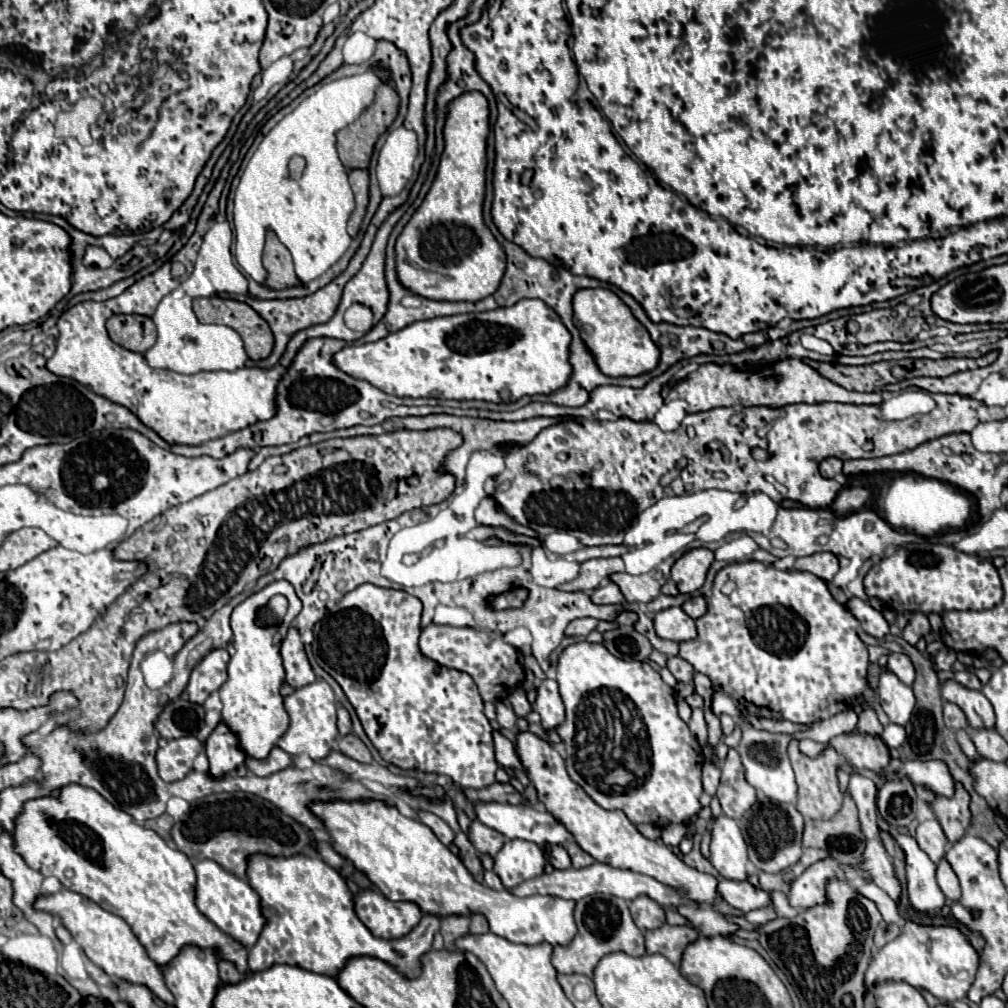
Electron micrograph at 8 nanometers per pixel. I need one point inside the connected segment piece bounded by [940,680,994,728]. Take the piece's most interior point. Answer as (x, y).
(979, 712)

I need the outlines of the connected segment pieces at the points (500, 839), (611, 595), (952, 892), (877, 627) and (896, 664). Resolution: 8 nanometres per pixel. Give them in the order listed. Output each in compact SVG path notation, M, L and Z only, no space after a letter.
M470 818L468 838L470 838L472 846L480 854L486 854L486 856L494 856L504 844L504 836L502 834L498 834L496 830L490 830L488 826L482 826L482 822L478 822L476 818Z
M614 582L606 584L606 586L598 586L592 594L590 600L594 604L624 604L626 600L622 598L622 592L618 590L618 586L614 586Z
M938 864L938 886L950 900L958 900L958 878L950 864Z
M850 598L846 602L846 608L858 618L862 630L868 632L868 634L872 634L874 638L884 638L890 632L888 622L882 616L882 612L876 610L876 608L872 608L868 602L864 602L860 598Z
M890 654L888 670L892 670L908 686L914 684L914 666L906 654Z

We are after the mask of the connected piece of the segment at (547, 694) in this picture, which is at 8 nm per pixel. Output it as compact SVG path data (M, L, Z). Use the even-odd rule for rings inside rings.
M550 678L540 680L540 684L536 688L534 710L540 714L544 730L554 730L554 726L558 726L558 722L562 722L564 706L562 706L562 698L558 694L556 680L550 680Z

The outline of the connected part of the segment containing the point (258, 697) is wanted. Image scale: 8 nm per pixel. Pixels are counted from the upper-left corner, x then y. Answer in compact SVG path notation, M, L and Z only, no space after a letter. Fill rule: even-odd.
M276 580L264 586L260 592L250 594L244 602L240 602L230 616L232 624L232 646L238 646L238 654L234 654L228 662L228 680L220 688L220 700L224 704L222 720L238 734L240 746L252 758L266 758L268 752L276 746L278 738L286 732L288 714L282 706L280 684L284 682L284 668L280 658L280 642L286 636L290 622L300 612L302 602L294 592L294 586L286 580ZM274 594L284 594L290 602L288 612L276 620L268 610L266 604ZM244 646L244 650L242 650Z

